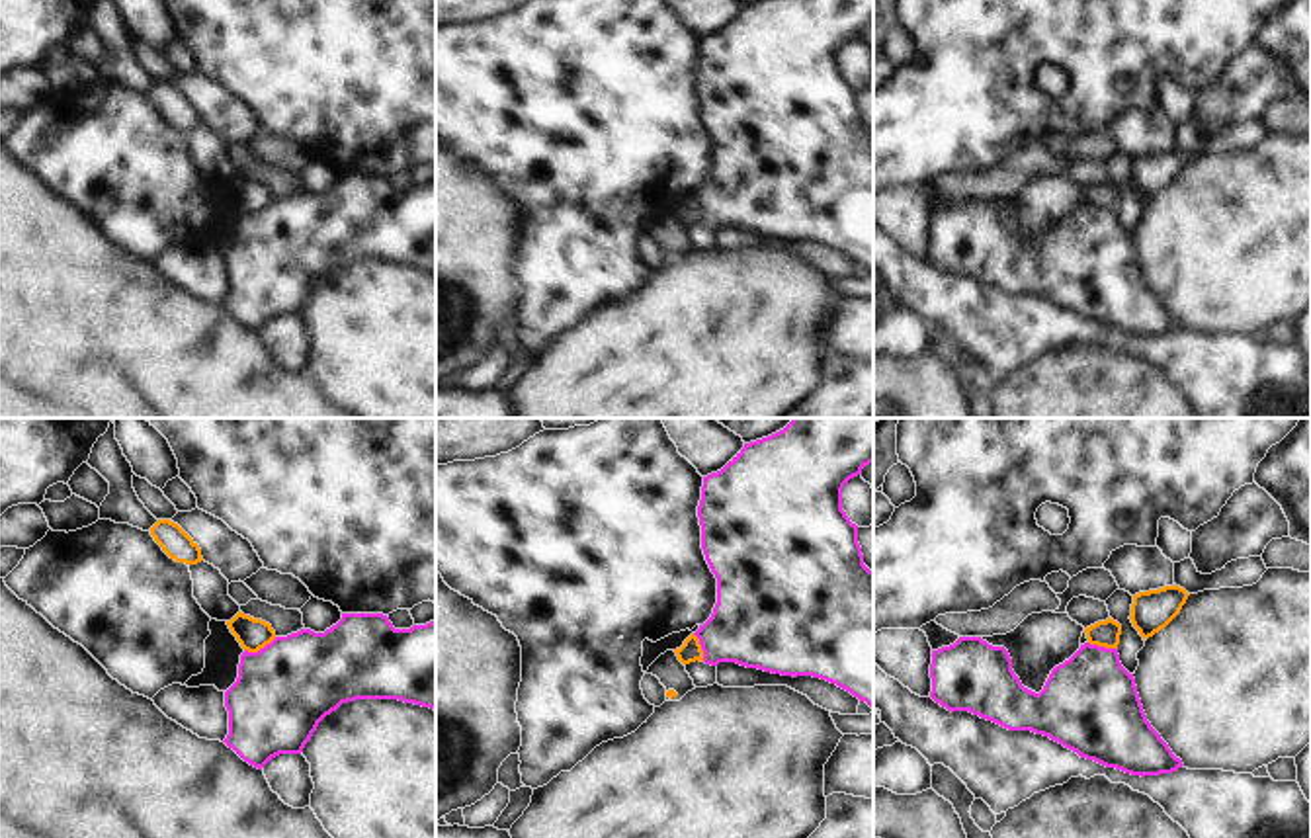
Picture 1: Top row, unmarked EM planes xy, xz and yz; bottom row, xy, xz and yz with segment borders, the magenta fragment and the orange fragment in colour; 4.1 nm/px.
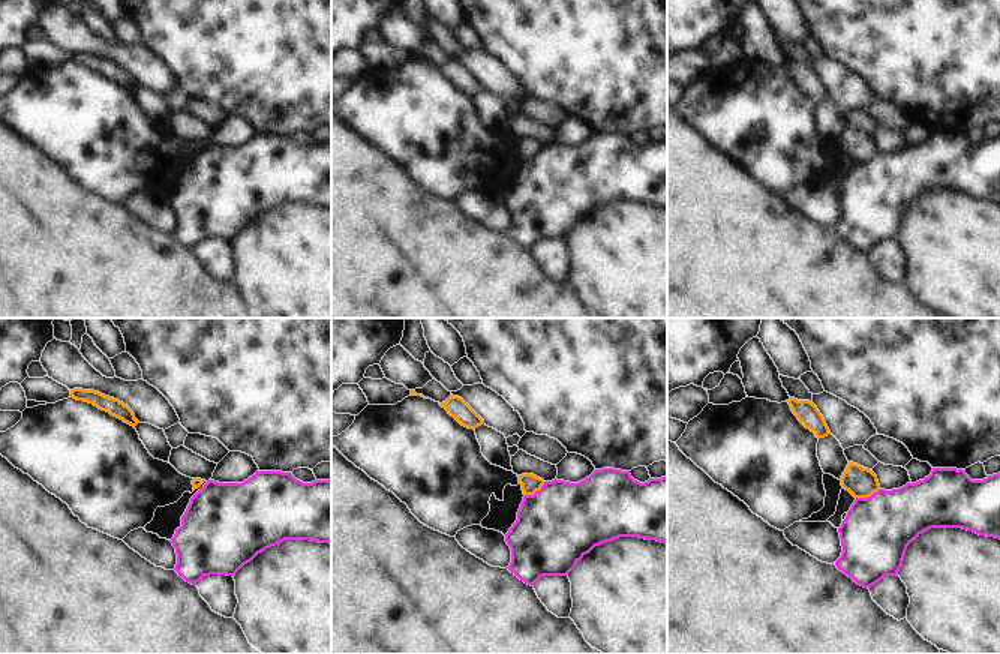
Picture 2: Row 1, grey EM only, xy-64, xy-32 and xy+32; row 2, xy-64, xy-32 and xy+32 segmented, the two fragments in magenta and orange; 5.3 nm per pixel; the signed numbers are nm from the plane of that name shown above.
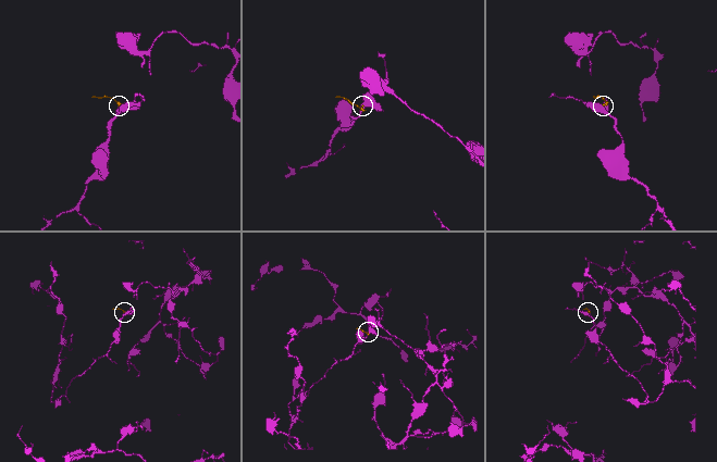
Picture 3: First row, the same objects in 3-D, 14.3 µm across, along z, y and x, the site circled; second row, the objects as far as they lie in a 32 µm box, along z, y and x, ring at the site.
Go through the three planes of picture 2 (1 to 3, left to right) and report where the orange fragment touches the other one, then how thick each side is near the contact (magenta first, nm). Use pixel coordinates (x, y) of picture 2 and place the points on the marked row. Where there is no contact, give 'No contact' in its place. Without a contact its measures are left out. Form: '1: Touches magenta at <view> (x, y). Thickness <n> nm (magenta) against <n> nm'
1: No contact
2: Touches magenta at xy-32 (537, 491). Thickness 420 nm (magenta) against 100 nm
3: Touches magenta at xy+32 (868, 497). Thickness 360 nm (magenta) against 160 nm.

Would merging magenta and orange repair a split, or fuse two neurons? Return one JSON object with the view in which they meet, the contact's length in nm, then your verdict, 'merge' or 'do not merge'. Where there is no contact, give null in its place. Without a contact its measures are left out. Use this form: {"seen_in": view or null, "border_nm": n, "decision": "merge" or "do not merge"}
{"seen_in": "xy", "border_nm": 150, "decision": "do not merge"}

